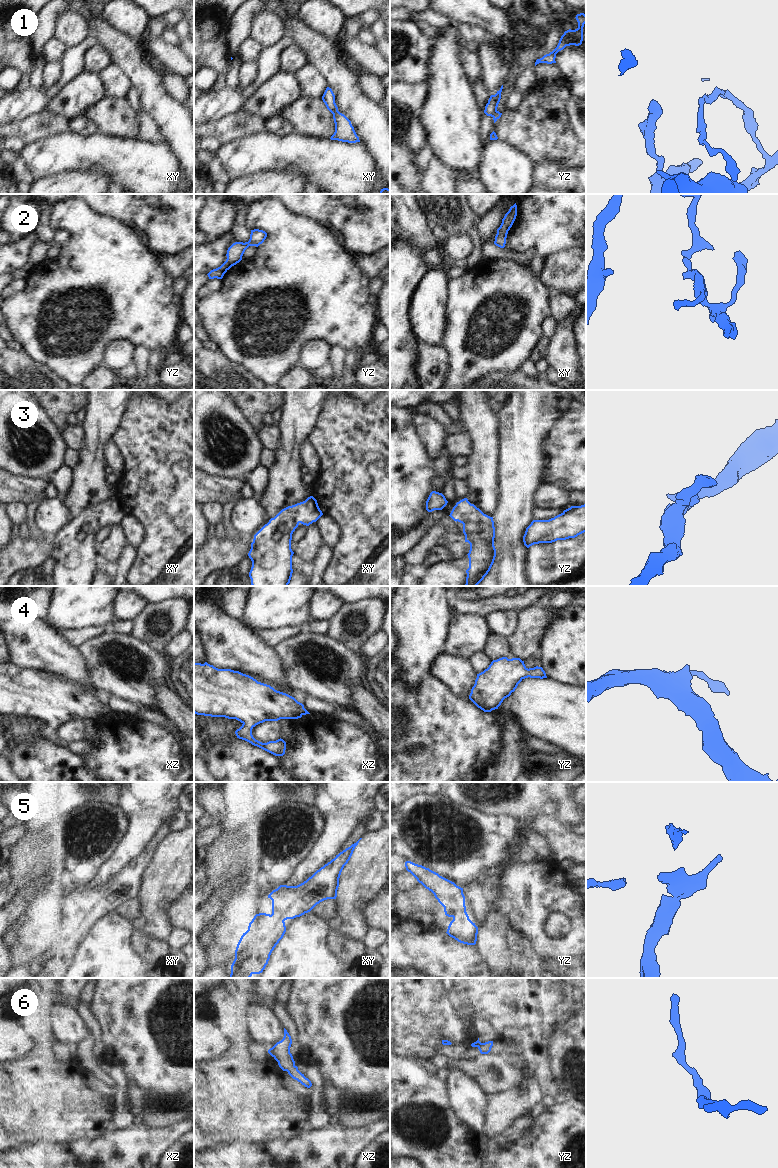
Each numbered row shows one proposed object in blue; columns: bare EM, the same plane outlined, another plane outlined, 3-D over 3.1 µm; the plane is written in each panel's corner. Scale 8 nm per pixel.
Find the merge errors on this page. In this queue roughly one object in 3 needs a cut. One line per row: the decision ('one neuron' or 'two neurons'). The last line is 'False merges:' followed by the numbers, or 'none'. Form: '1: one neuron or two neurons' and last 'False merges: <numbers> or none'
1: two neurons
2: one neuron
3: one neuron
4: one neuron
5: one neuron
6: one neuron
False merges: 1

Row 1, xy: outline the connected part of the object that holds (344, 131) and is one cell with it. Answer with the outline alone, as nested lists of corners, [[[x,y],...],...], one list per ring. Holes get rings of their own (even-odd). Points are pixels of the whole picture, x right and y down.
[[[338,111],[336,115],[333,115],[335,123],[335,132],[331,136],[331,140],[338,140],[348,143],[360,142],[351,121],[342,113]]]

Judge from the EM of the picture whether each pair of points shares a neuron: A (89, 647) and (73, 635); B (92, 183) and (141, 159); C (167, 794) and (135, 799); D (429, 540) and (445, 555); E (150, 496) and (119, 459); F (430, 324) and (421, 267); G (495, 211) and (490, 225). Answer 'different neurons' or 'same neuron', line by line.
A: different neurons
B: different neurons
C: same neuron
D: different neurons
E: different neurons
F: different neurons
G: same neuron

